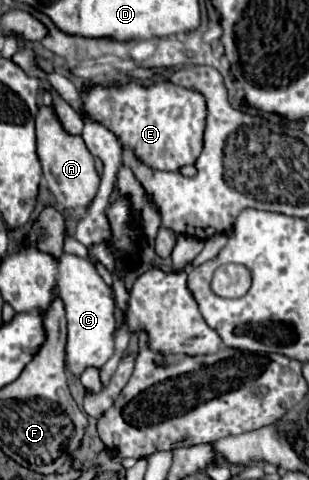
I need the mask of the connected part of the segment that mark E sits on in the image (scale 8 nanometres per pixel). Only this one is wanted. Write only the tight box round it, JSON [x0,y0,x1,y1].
[80,79,206,173]

